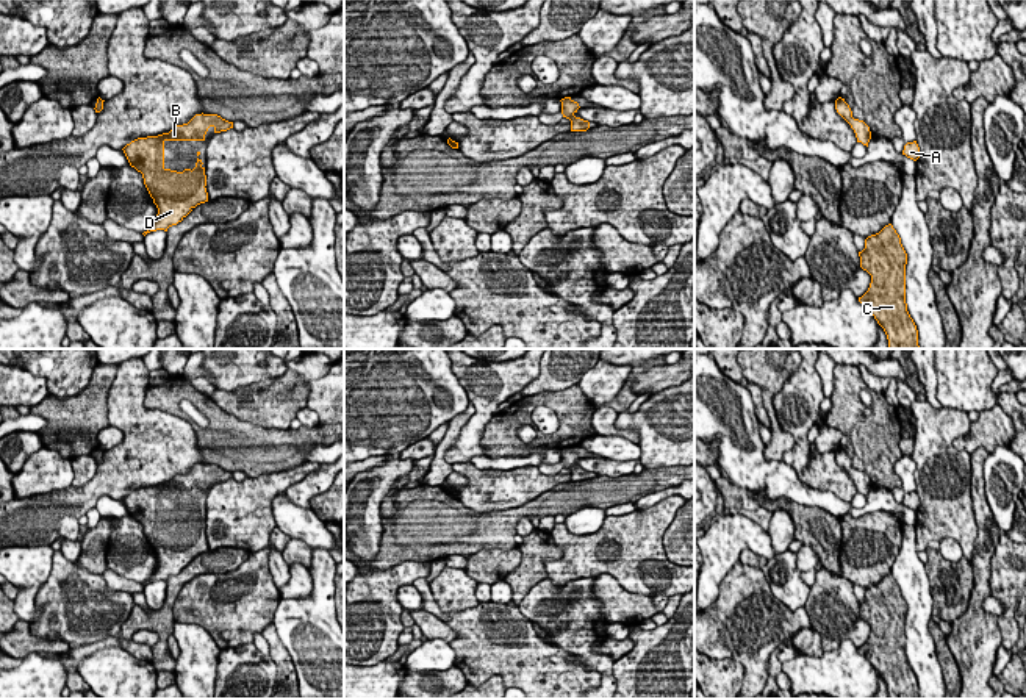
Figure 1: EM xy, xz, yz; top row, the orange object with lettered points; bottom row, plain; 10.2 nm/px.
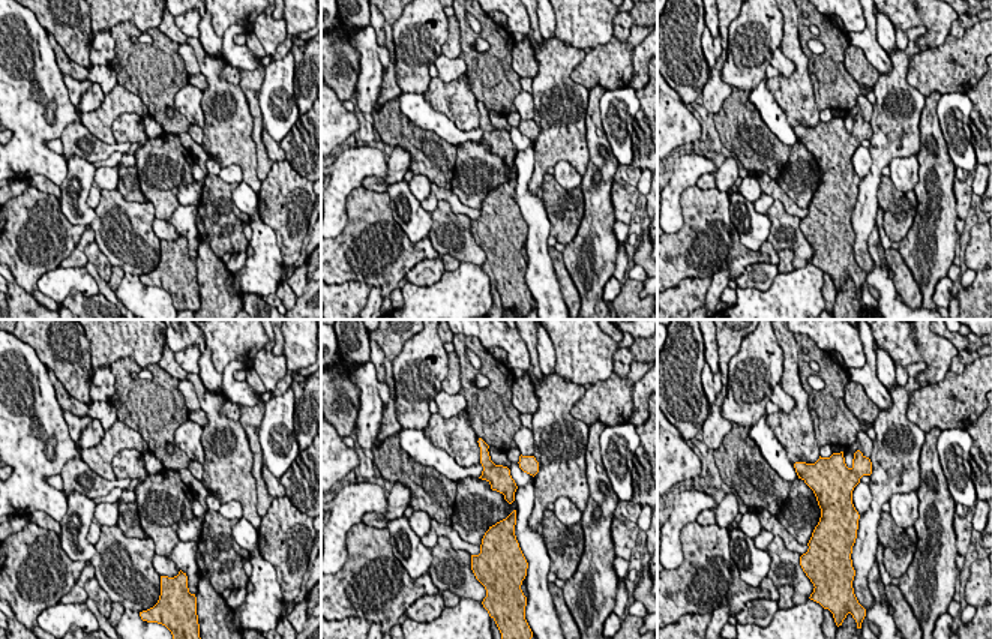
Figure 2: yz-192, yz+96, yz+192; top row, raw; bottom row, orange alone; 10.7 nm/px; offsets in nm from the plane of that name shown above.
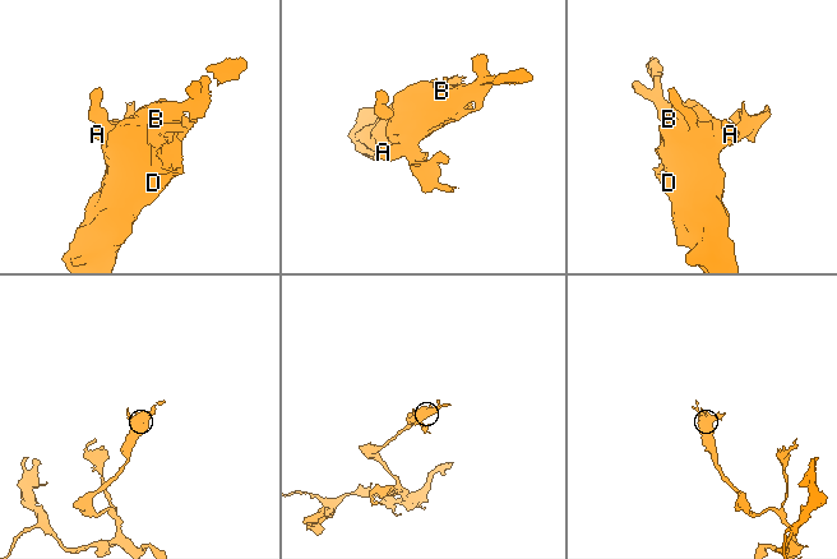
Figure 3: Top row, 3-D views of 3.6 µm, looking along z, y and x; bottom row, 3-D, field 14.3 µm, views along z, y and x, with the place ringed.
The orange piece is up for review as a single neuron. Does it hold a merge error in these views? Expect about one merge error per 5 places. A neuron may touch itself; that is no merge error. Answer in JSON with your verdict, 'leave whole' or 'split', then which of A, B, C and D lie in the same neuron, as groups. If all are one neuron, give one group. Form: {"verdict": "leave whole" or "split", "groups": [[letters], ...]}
{"verdict": "leave whole", "groups": [["A", "B", "C", "D"]]}

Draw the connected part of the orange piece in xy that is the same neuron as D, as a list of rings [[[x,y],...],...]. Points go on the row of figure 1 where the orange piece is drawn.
[[[196,114],[188,124],[177,125],[169,133],[138,138],[122,150],[138,172],[142,174],[144,185],[158,208],[153,225],[144,231],[164,230],[181,222],[197,205],[208,202],[206,175],[202,160],[196,167],[183,172],[164,167],[166,141],[205,141],[208,128],[214,133],[233,128],[233,122],[217,114]]]

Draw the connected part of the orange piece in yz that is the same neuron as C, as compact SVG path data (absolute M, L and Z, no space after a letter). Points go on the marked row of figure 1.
M893 225L868 236L859 256L860 267L871 275L870 288L859 302L884 328L888 349L920 349L918 330L906 303L907 253Z

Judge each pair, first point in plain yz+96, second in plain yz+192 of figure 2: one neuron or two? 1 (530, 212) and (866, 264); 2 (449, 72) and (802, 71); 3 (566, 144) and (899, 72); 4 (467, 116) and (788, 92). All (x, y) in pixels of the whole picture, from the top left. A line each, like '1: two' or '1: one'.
1: two
2: two
3: one
4: one

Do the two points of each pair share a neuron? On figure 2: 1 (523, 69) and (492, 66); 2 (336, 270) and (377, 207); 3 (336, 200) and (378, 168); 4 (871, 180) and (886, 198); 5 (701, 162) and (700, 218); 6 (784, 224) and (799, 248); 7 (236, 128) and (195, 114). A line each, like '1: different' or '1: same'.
1: different
2: same
3: same
4: different
5: different
6: same
7: different

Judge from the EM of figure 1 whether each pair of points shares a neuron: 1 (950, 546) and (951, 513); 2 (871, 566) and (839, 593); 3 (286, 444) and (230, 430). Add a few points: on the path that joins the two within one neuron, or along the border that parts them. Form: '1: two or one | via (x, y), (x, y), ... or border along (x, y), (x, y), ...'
1: two | border along (940, 540), (953, 538), (964, 555)
2: two | border along (840, 576), (854, 584)
3: one | via (272, 444), (244, 444)

